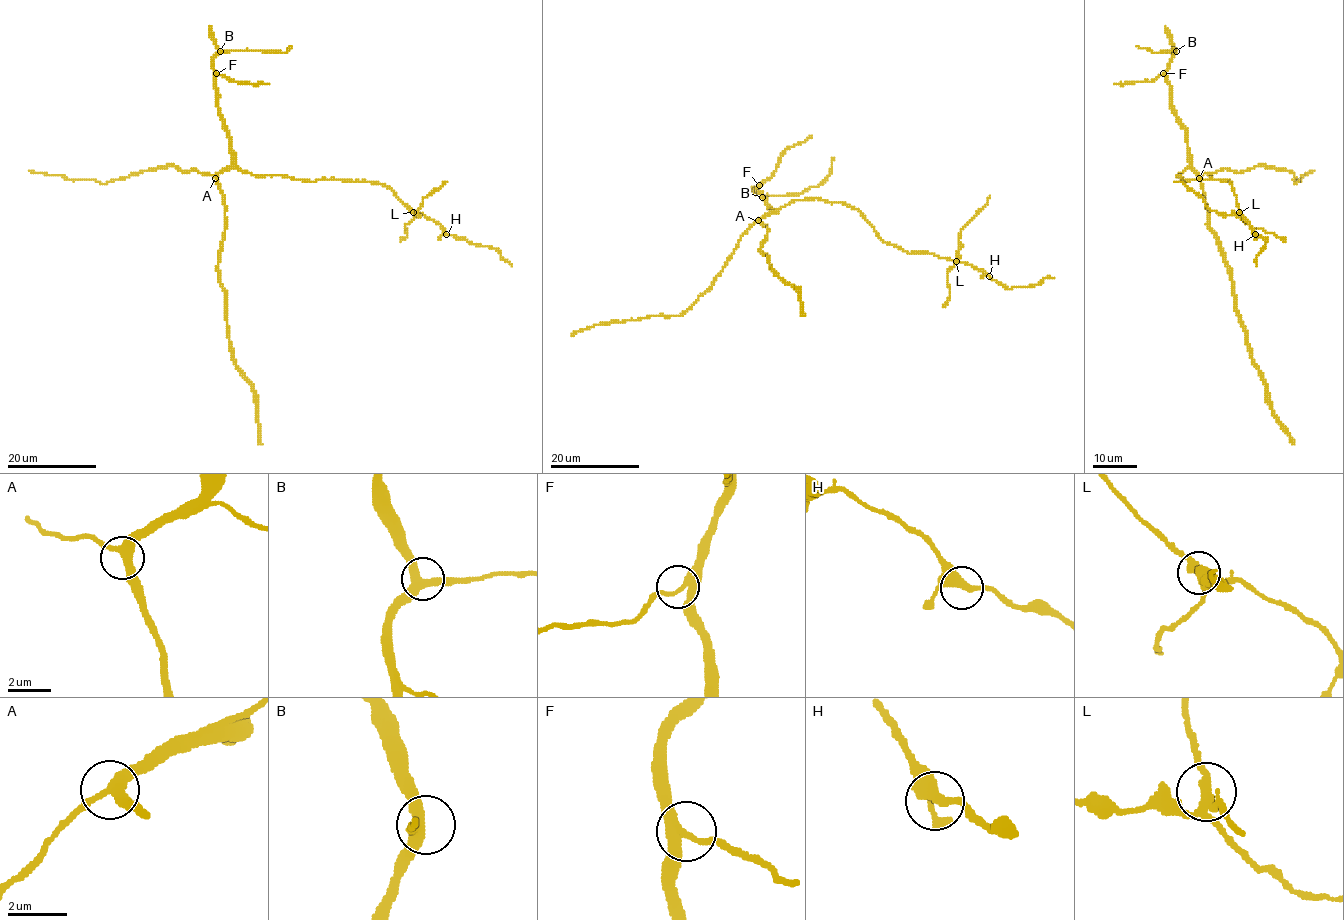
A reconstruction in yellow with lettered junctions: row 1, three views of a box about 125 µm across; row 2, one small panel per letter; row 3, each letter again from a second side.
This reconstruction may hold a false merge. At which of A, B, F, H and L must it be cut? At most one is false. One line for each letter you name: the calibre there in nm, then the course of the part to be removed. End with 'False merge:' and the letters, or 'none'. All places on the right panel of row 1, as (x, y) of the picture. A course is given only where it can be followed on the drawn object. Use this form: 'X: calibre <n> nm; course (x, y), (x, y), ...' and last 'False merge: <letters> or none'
L: calibre 280 nm; course (1239, 212), (1237, 215), (1222, 215), (1210, 210), (1202, 198), (1182, 182), (1175, 181)
False merge: L

